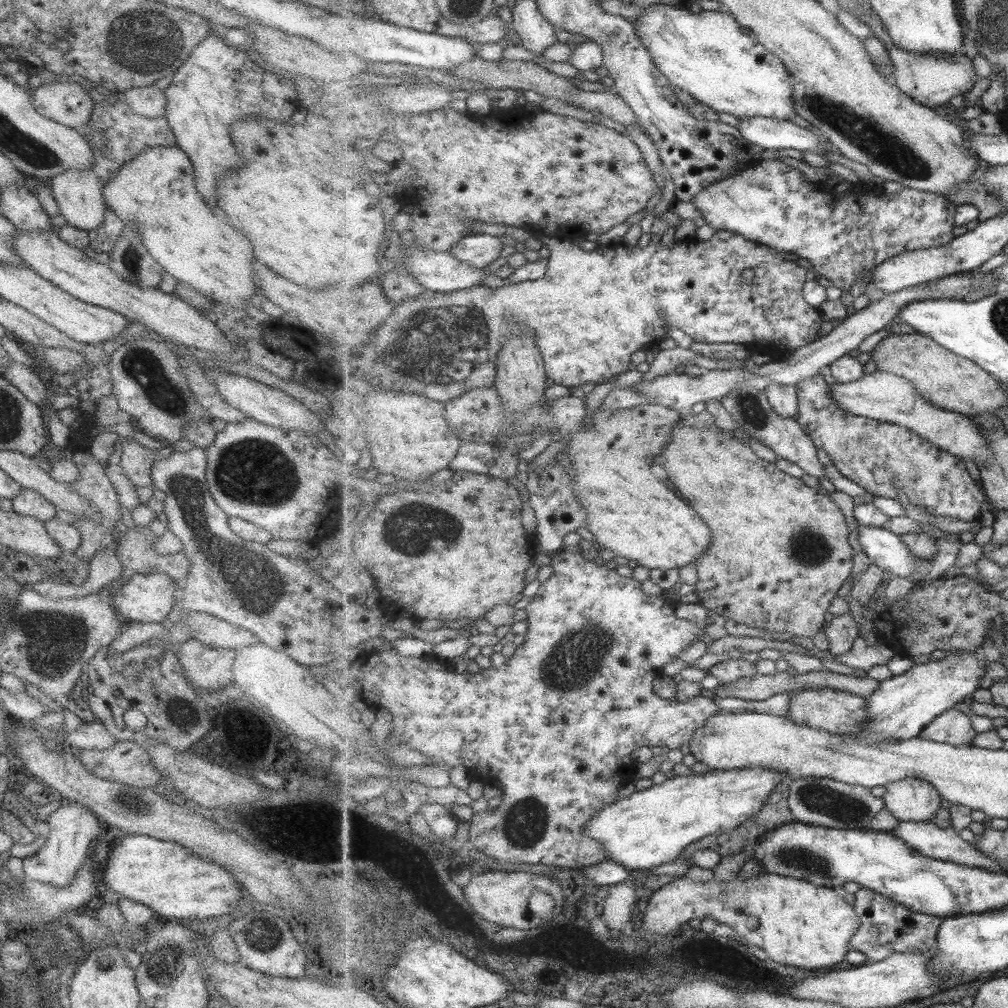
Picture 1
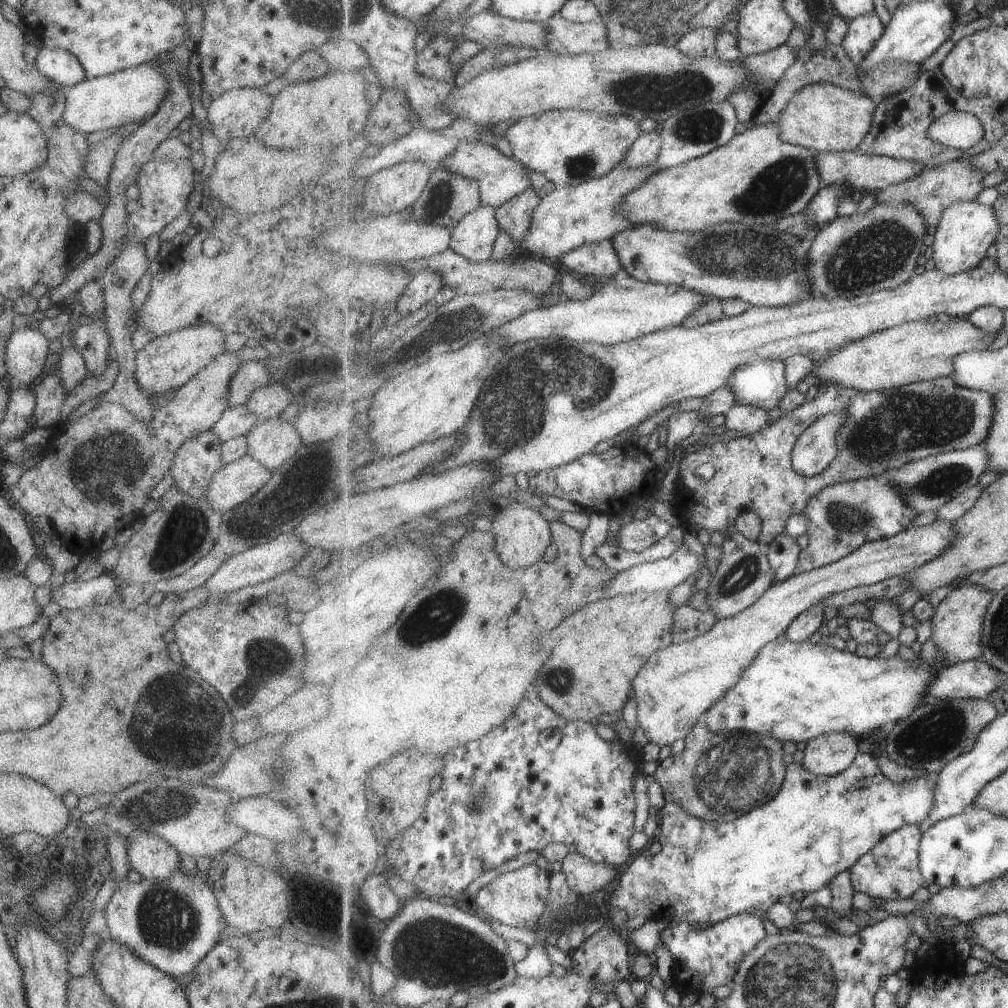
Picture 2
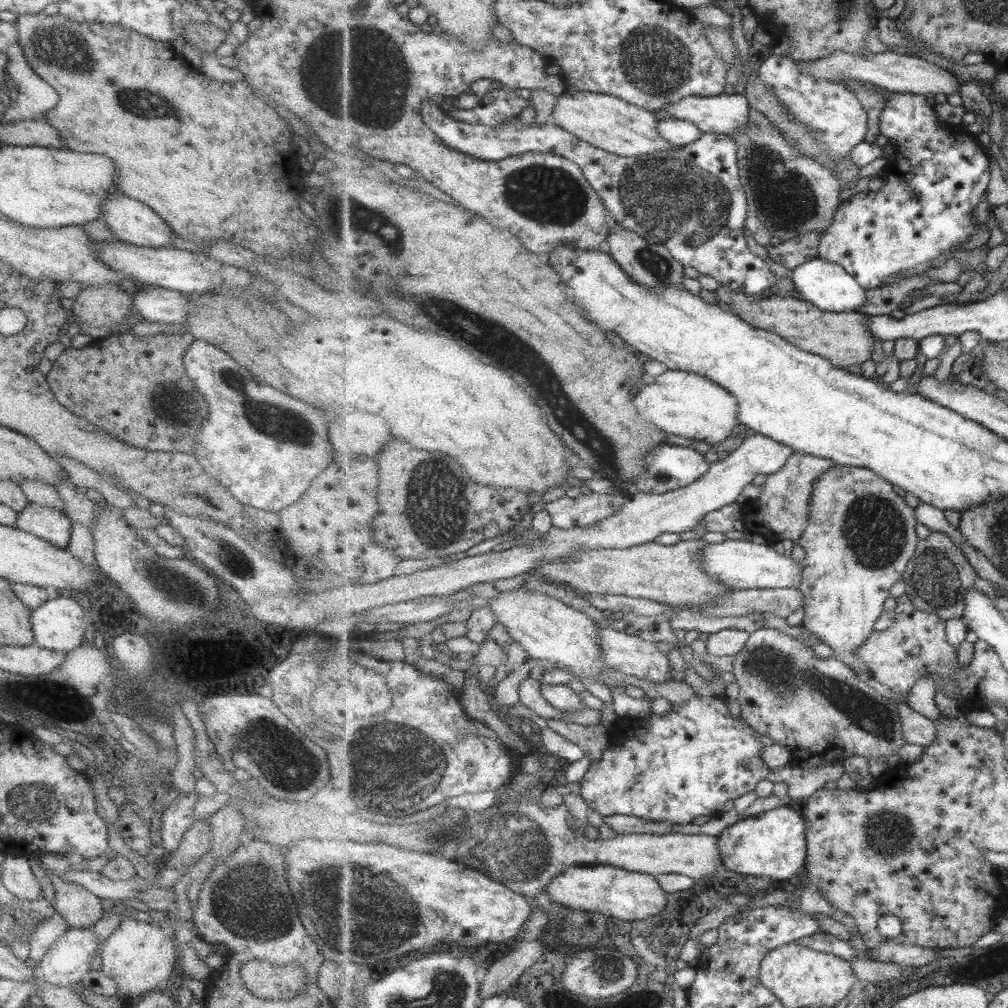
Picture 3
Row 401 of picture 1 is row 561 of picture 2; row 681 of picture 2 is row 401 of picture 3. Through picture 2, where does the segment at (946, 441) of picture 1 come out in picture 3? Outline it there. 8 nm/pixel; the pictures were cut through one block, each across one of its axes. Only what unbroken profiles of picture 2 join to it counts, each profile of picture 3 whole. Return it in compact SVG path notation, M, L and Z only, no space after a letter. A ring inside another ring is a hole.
M668 369L655 378L655 383L639 389L635 406L647 422L654 425L654 430L665 431L675 436L690 438L693 441L703 440L710 445L719 444L733 436L739 424L739 400L732 396L725 387L712 382L705 376L687 371Z

